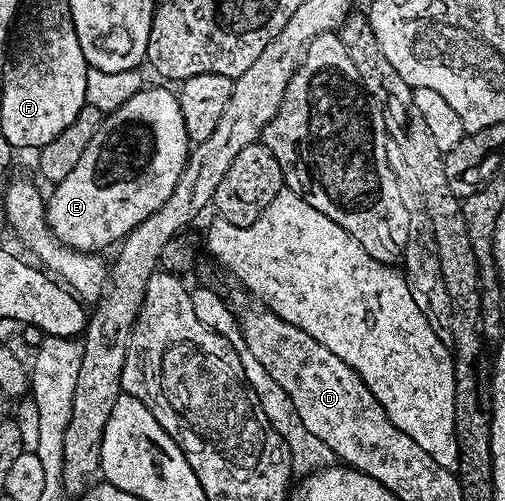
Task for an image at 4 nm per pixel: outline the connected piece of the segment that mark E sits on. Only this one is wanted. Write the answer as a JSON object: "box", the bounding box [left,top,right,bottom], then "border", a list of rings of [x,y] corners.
{"box":[46,86,189,252],"border":[[[159,86],[152,90],[138,90],[104,117],[101,128],[97,128],[93,140],[89,140],[89,148],[85,148],[85,156],[81,156],[77,168],[73,168],[73,172],[69,172],[69,176],[52,189],[55,191],[51,198],[49,194],[46,199],[47,222],[52,232],[62,245],[71,246],[74,250],[103,252],[106,246],[122,243],[129,231],[137,228],[137,224],[150,214],[155,214],[157,208],[173,196],[173,188],[177,188],[177,180],[181,180],[188,153],[189,139],[178,97]]]}

